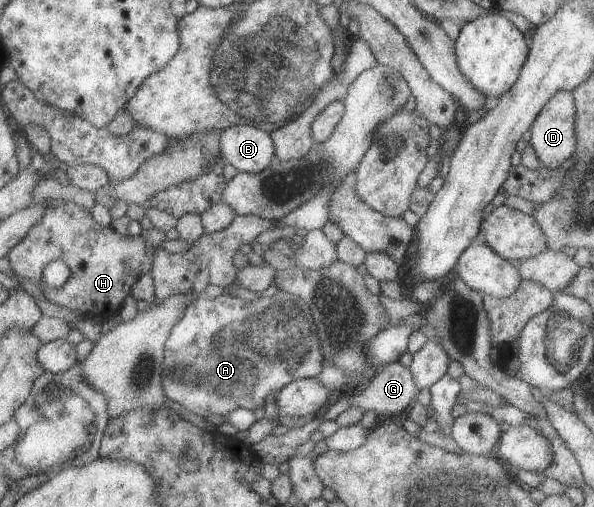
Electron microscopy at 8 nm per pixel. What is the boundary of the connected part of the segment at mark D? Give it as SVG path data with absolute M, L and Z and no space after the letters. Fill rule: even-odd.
M558 91L554 93L546 103L530 127L529 145L534 149L541 166L548 169L560 168L560 165L572 157L576 149L576 139L574 139L574 119L575 107L574 99L568 91Z

